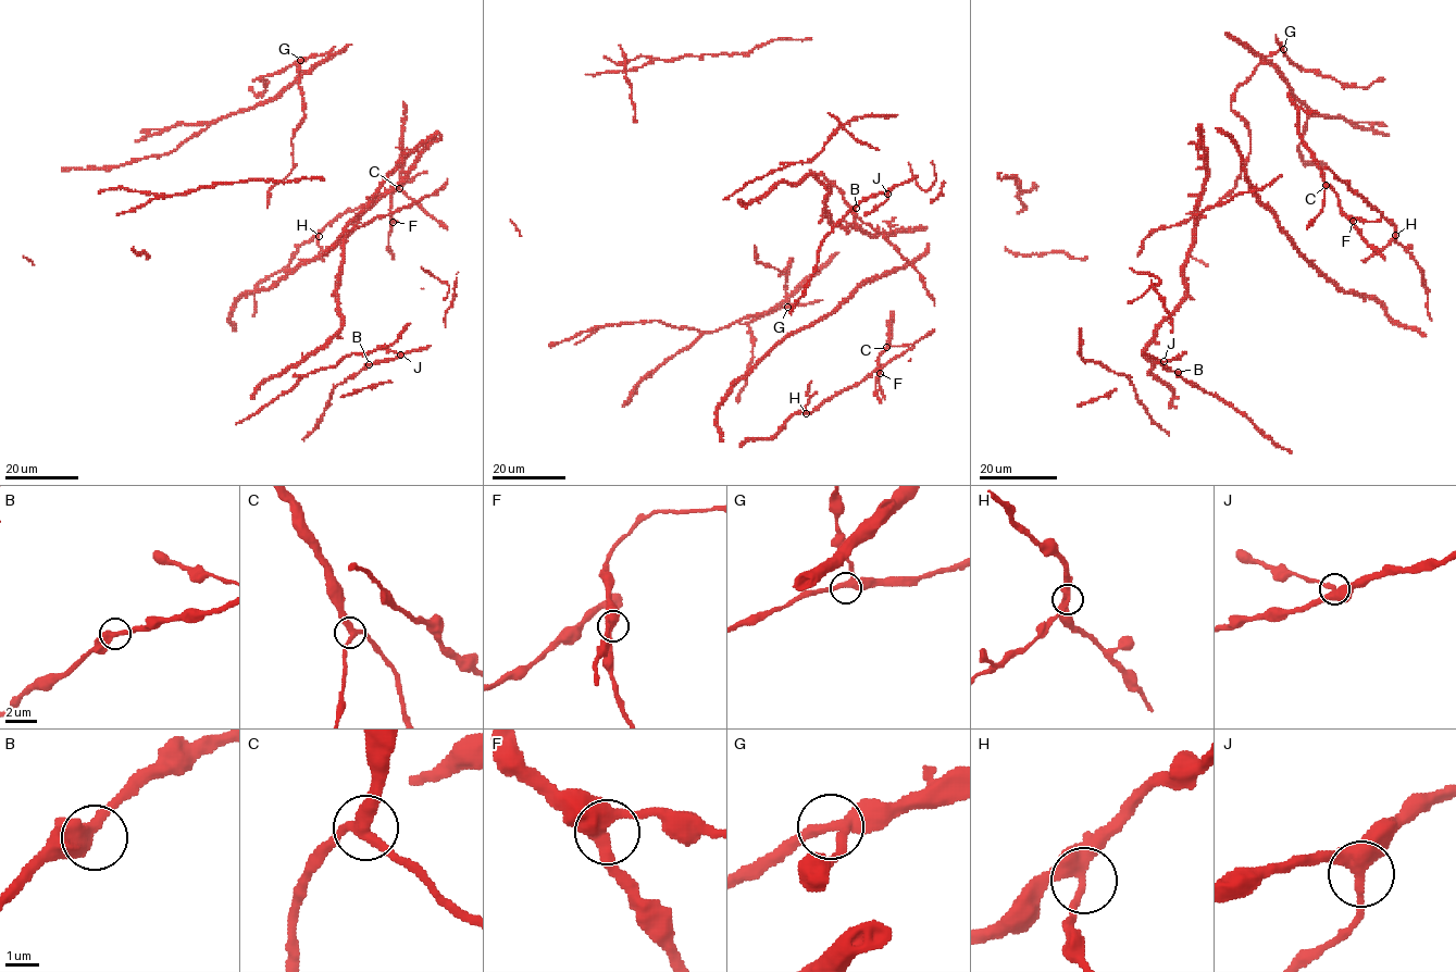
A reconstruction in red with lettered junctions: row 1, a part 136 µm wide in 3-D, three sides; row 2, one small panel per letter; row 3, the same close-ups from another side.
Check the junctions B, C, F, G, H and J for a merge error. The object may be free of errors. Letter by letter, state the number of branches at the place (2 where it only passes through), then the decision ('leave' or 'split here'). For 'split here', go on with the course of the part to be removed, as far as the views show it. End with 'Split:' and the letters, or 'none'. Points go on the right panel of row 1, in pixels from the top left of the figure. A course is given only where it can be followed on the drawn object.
B: branches 3; leave
C: branches 3; leave
F: branches 3; leave
G: branches 3; leave
H: branches 3; split here; course (1396, 235), (1361, 261)
J: branches 3; leave
Split: H

